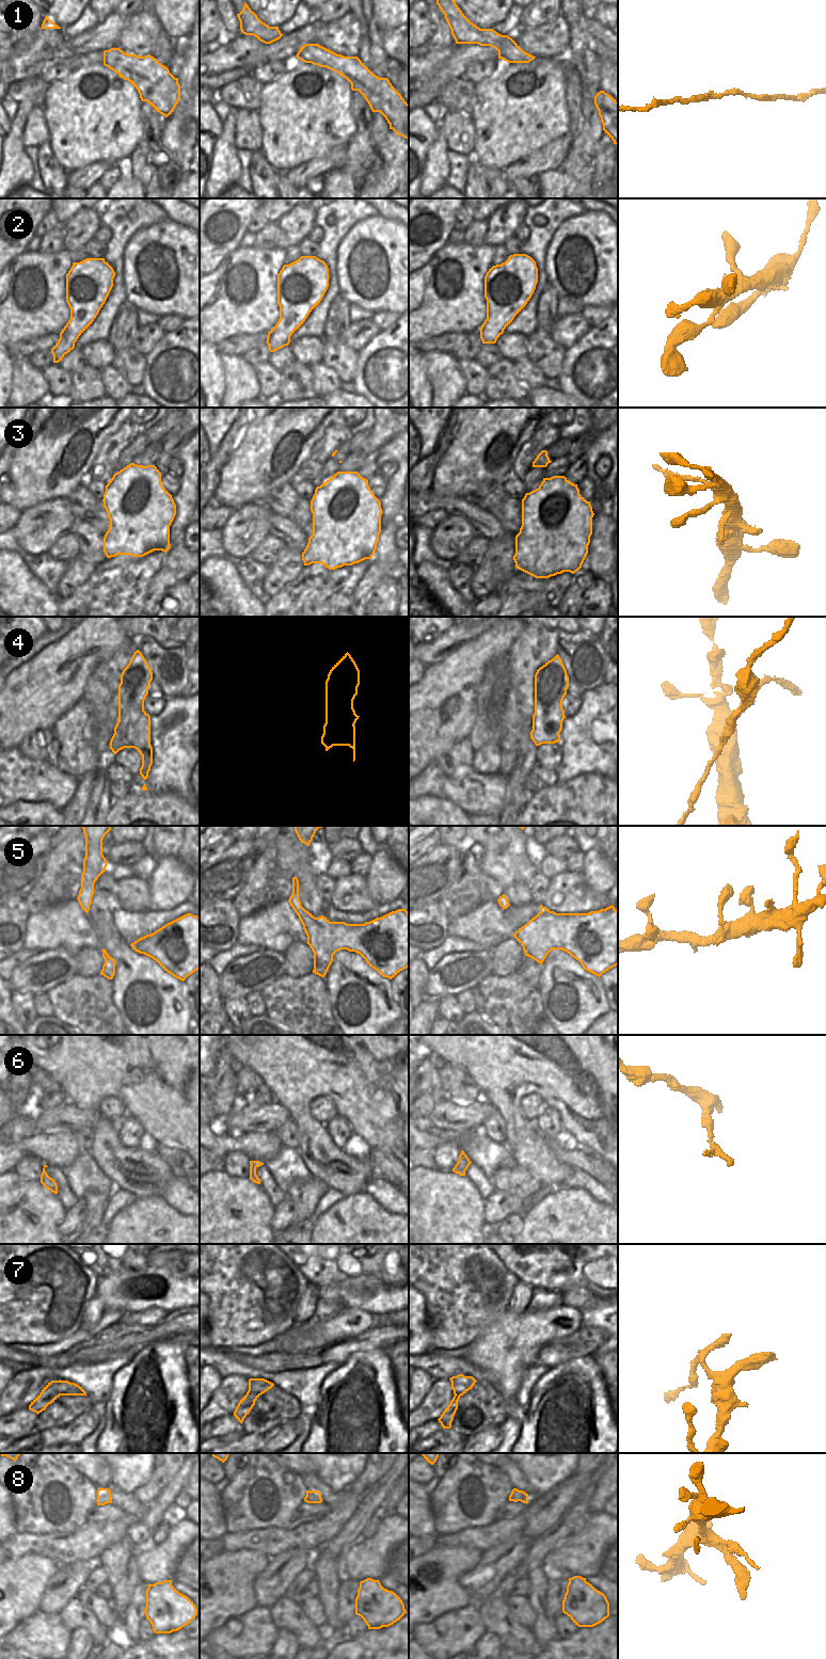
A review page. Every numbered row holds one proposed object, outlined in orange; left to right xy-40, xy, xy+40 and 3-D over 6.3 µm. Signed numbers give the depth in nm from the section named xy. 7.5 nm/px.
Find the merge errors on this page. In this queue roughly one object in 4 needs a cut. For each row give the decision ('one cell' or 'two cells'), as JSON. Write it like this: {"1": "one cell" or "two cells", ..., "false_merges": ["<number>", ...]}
{"1": "one cell", "2": "one cell", "3": "one cell", "4": "two cells", "5": "one cell", "6": "one cell", "7": "two cells", "8": "two cells", "false_merges": ["4", "7", "8"]}

